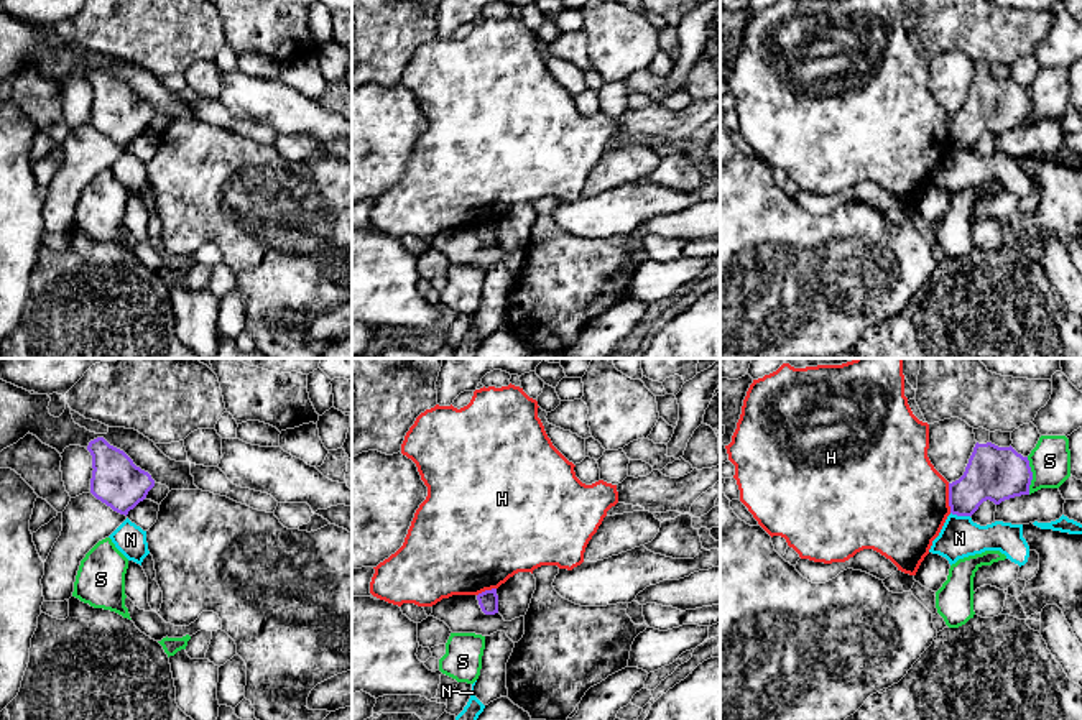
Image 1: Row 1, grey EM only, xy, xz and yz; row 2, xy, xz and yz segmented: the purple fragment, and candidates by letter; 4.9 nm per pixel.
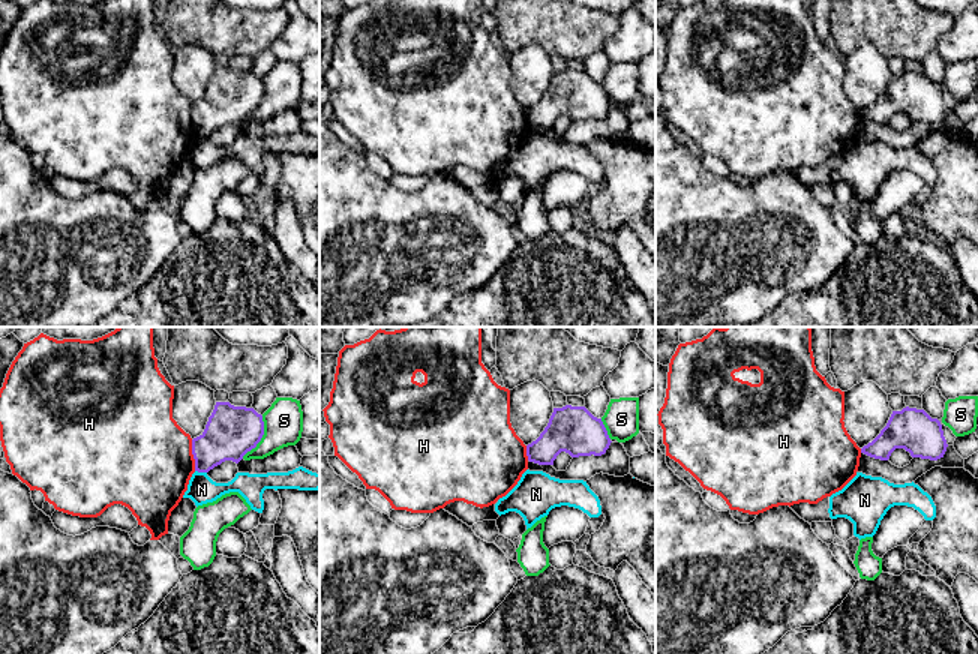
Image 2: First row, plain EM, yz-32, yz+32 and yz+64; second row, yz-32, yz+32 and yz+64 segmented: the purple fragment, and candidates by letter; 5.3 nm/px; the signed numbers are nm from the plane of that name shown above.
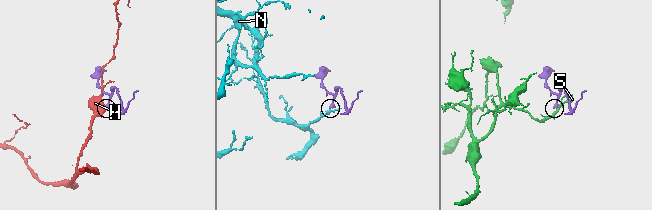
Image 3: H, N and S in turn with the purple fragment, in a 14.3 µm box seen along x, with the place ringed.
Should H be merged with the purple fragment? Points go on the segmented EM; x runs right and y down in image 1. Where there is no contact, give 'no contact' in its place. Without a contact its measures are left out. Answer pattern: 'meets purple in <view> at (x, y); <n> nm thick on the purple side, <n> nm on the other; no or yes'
meets purple in yz at (949, 498); 260 nm thick on the purple side, 480 nm on the other; no

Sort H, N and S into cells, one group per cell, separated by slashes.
H / N / S

